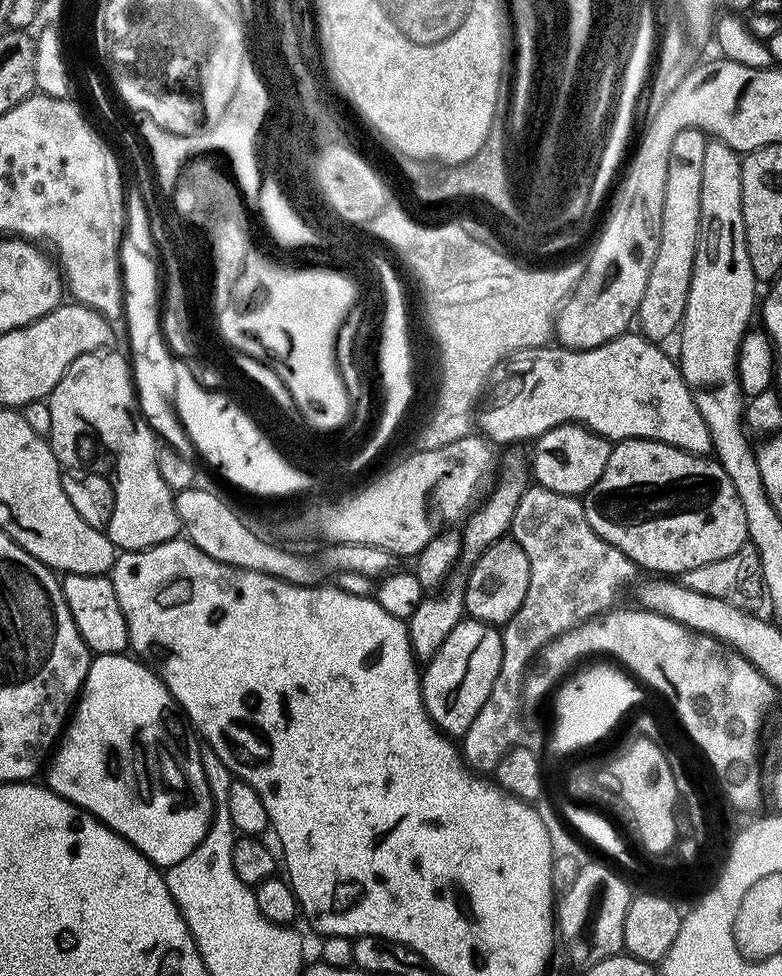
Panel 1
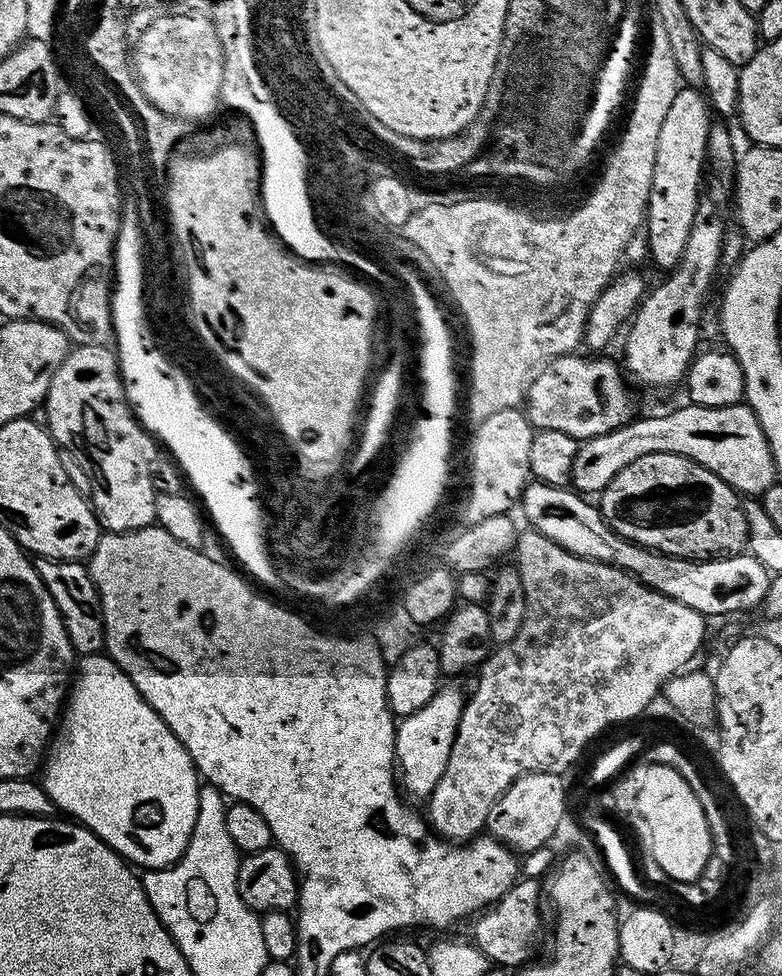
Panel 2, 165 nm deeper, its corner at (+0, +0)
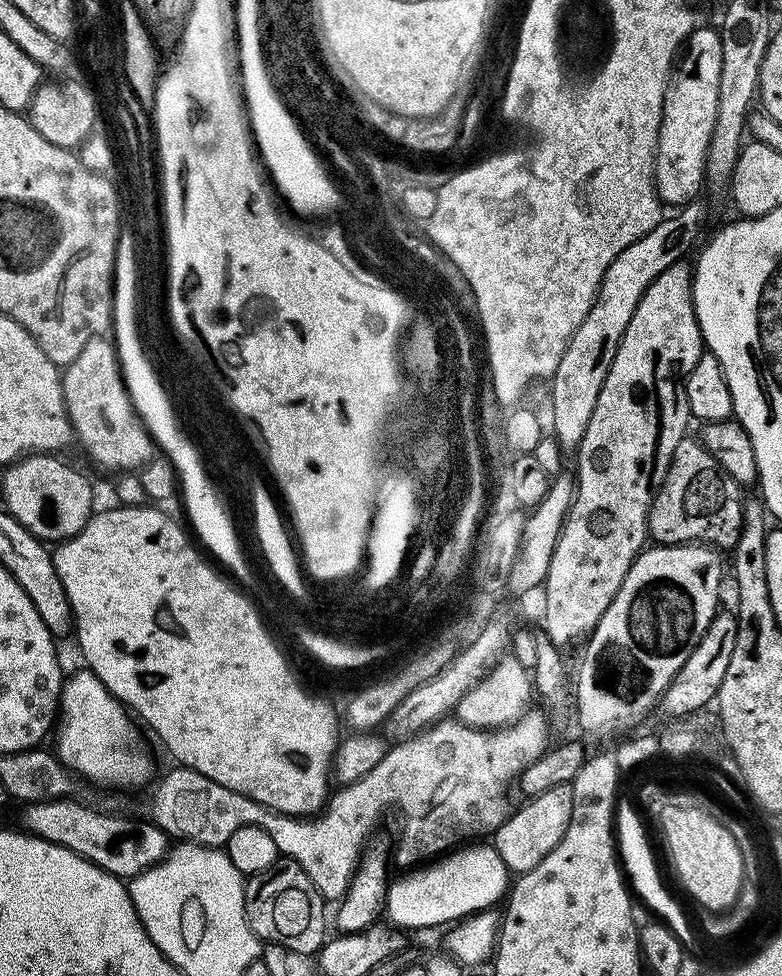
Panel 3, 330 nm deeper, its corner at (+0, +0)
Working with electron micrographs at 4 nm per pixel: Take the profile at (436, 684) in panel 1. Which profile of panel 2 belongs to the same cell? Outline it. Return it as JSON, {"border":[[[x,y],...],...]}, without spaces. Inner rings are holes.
{"border":[[[446,684],[440,686],[421,709],[403,717],[396,725],[398,784],[409,797],[431,797],[442,774],[446,774],[450,750],[454,750],[454,738],[458,734],[458,722],[462,718],[462,710],[466,703],[466,692],[456,684]]]}

